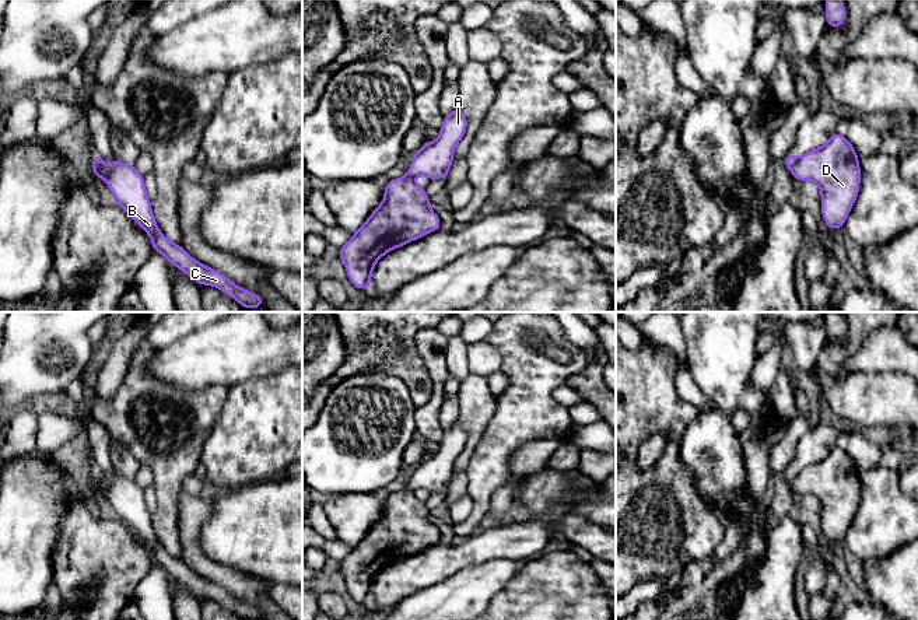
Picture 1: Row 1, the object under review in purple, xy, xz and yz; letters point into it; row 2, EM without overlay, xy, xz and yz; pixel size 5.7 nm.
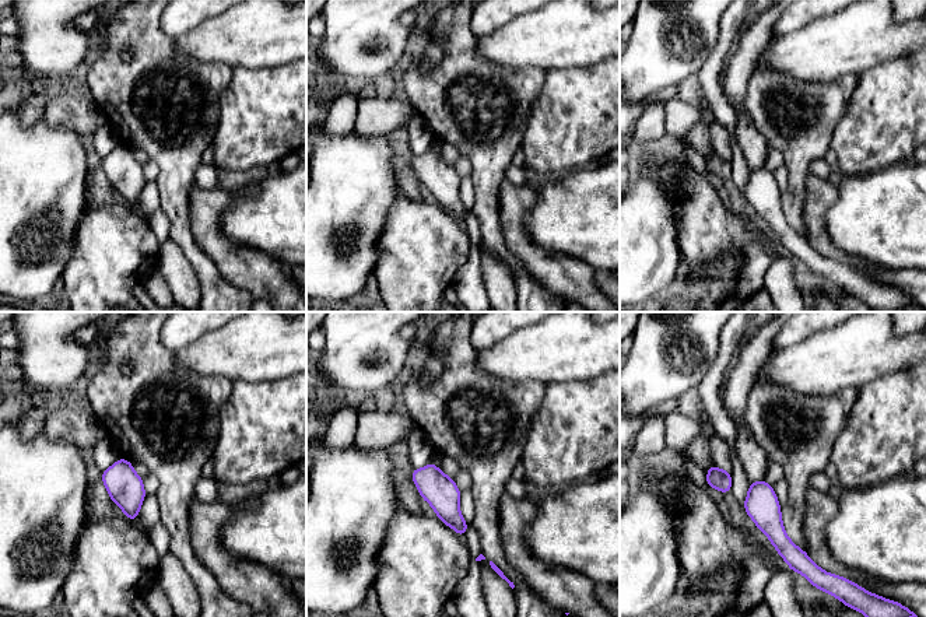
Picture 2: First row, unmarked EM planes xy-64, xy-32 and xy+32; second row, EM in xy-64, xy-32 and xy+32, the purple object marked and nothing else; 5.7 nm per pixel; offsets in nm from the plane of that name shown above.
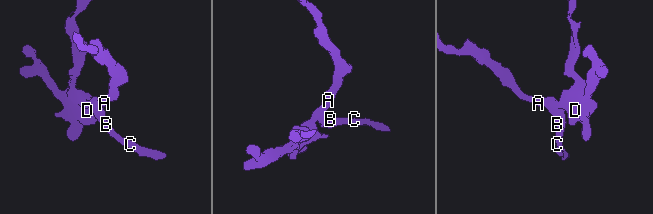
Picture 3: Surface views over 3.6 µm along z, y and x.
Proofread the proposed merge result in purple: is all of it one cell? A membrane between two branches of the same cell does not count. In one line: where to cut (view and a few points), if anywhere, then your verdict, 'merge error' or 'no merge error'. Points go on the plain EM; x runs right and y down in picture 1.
cut yz (796, 472), (791, 483); merge error

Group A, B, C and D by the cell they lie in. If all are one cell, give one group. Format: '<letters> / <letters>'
A B C / D

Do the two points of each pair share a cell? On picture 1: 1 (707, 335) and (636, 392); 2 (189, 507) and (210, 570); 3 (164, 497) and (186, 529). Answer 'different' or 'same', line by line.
1: different
2: same
3: different

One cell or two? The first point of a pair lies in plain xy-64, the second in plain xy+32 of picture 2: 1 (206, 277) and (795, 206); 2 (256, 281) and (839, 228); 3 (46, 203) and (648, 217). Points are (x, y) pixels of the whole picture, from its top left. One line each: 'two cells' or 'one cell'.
1: one cell
2: two cells
3: one cell

